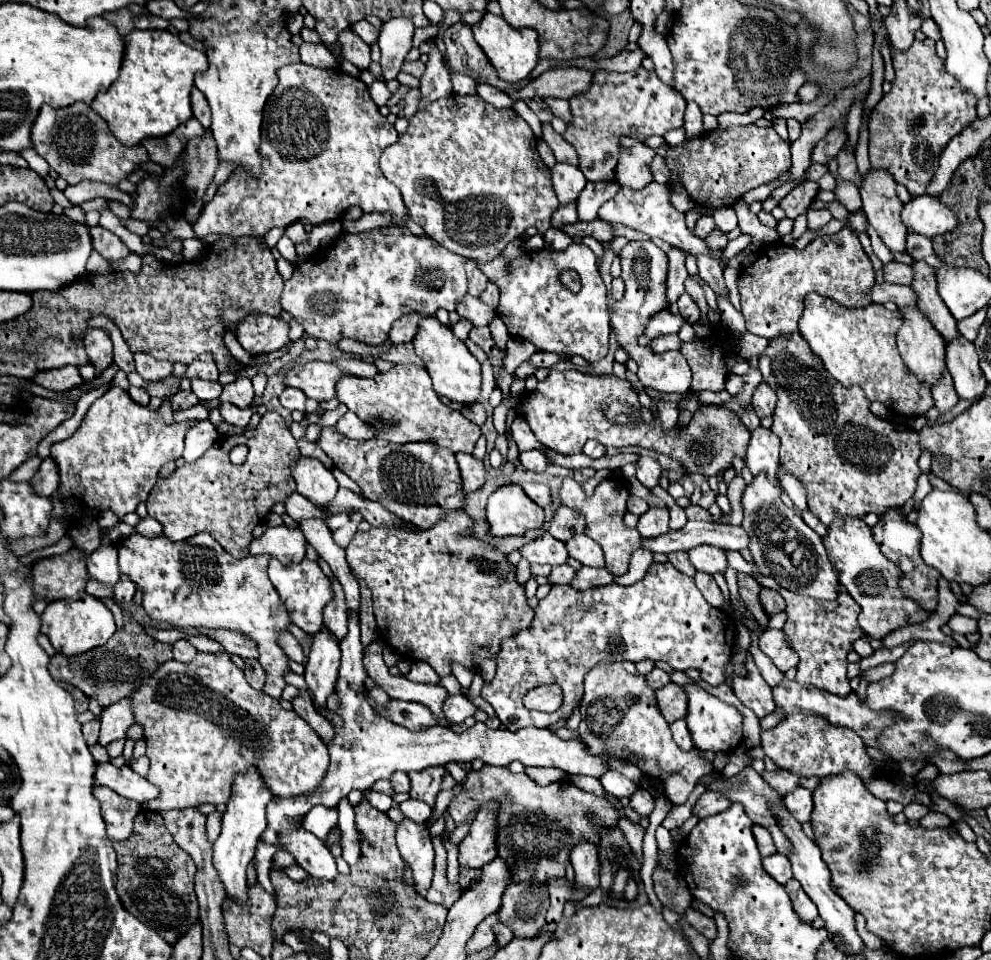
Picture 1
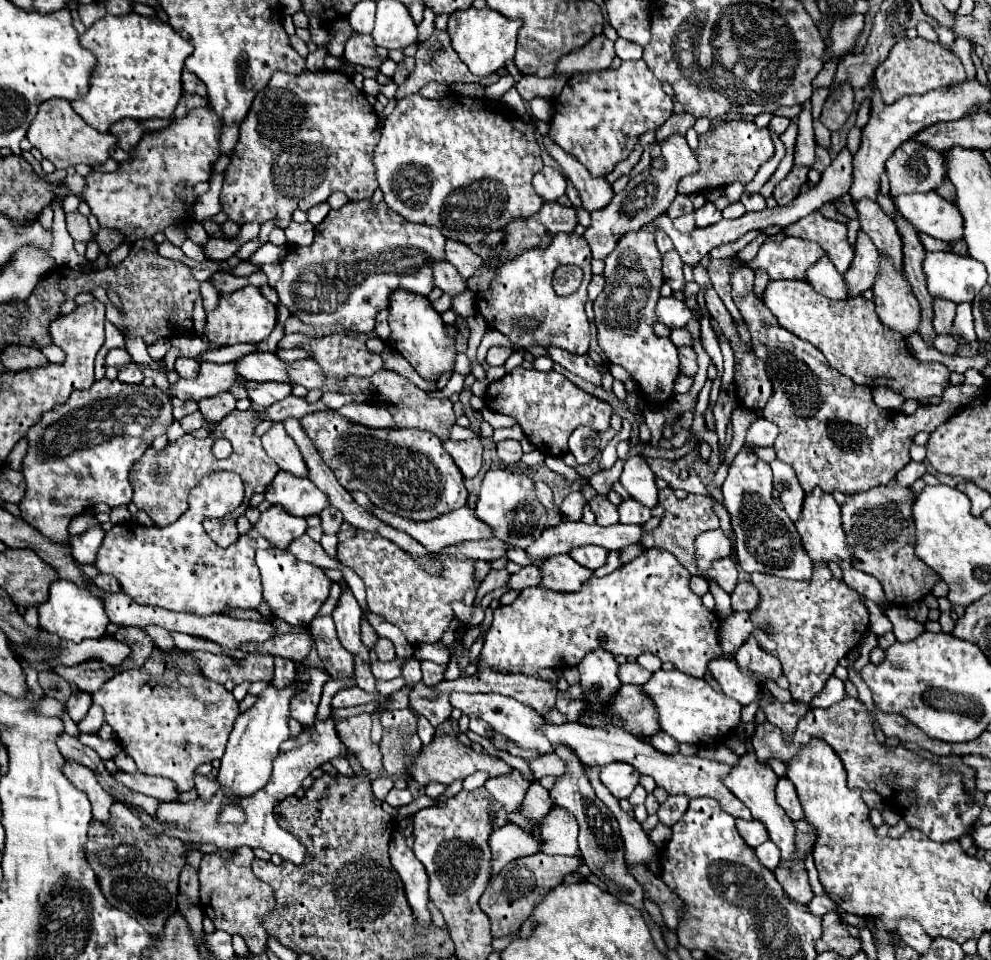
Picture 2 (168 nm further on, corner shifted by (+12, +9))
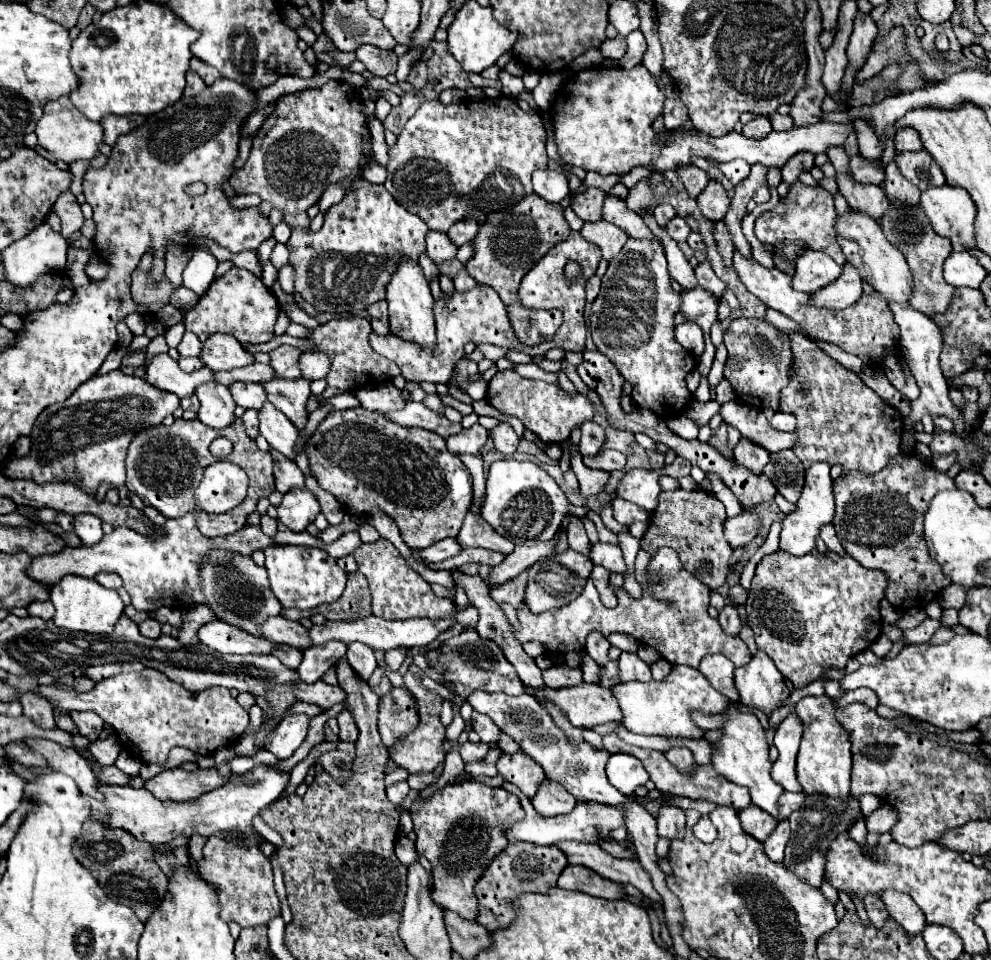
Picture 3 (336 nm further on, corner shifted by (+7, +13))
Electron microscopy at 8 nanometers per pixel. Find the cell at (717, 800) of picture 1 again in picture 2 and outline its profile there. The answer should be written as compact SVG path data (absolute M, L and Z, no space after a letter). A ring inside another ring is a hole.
M669 796L657 812L659 822L663 822L665 826L673 826L685 814L687 806L689 806L689 796Z

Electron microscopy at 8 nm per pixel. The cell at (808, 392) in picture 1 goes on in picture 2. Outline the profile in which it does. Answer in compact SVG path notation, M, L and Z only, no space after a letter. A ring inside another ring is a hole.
M741 264L733 270L731 286L733 286L733 300L737 308L741 310L749 332L751 332L751 348L753 354L763 360L765 372L773 384L773 396L763 408L763 418L771 420L779 426L779 436L773 444L777 458L781 462L787 462L797 478L803 490L809 494L815 486L823 488L823 492L833 494L835 490L843 494L857 494L871 490L875 486L885 486L895 478L895 474L911 460L909 458L909 446L913 442L913 436L919 432L933 432L939 424L943 424L955 410L961 406L961 388L959 386L947 386L945 394L941 396L941 404L937 406L919 406L913 416L907 416L899 410L883 410L879 408L871 398L871 388L867 386L855 386L855 382L843 374L839 374L835 368L827 364L827 358L809 342L803 342L795 334L787 332L771 310L759 300L753 292L753 270Z

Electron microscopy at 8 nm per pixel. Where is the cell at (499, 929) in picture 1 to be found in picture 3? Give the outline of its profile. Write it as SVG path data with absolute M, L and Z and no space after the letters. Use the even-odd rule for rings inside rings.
M464 780L436 790L426 800L416 798L410 806L410 816L414 822L416 850L432 864L432 900L444 910L474 920L478 914L474 884L490 860L508 844L508 828L524 816L518 796L504 788L490 788L474 780Z

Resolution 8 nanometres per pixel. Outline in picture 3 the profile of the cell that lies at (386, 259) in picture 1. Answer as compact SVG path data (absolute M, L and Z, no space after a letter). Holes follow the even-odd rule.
M360 178L356 180L356 184L352 184L352 192L348 192L342 202L326 212L324 226L318 232L292 228L292 236L286 242L286 248L290 252L290 264L296 270L294 288L320 312L342 314L366 310L370 304L384 300L386 284L390 282L398 260L402 256L418 260L418 254L426 250L426 232L428 226L424 224L424 220L404 210L382 184L370 184L368 180Z

